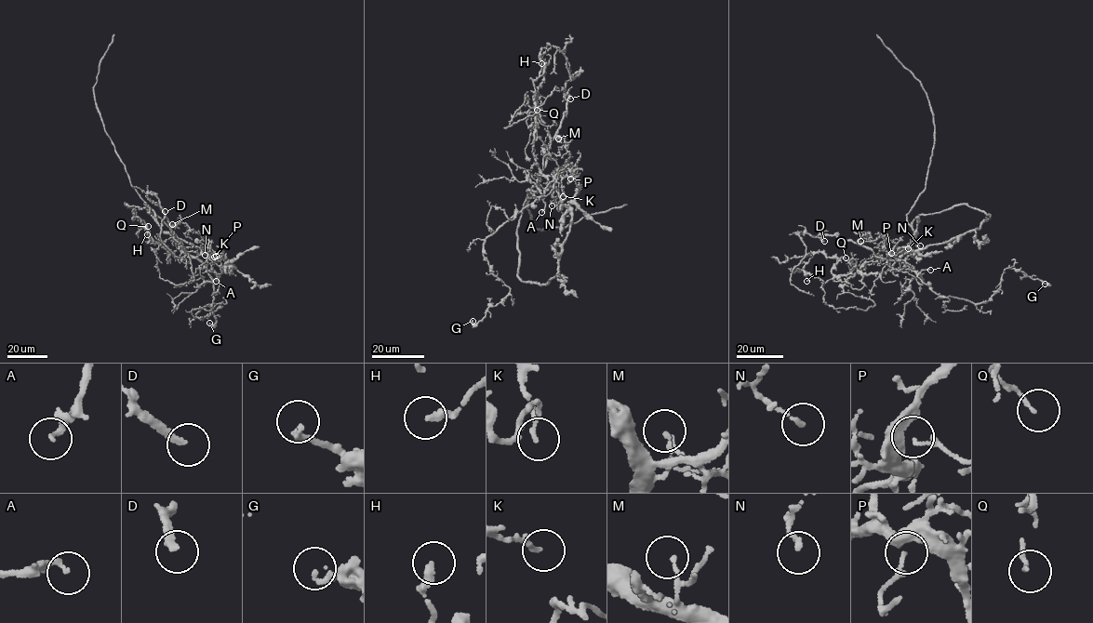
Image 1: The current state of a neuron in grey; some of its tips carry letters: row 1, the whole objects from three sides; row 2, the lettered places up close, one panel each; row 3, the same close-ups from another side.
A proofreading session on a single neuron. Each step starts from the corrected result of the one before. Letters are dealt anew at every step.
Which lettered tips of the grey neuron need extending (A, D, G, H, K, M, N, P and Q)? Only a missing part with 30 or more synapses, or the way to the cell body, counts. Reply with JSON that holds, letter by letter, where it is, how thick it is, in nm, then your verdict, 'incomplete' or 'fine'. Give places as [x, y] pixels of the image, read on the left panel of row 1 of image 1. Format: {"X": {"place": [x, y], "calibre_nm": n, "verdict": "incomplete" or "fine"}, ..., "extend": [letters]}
{"A": {"place": [216, 281], "calibre_nm": 140, "verdict": "incomplete"}, "D": {"place": [165, 211], "calibre_nm": 200, "verdict": "fine"}, "G": {"place": [209, 323], "calibre_nm": 240, "verdict": "fine"}, "H": {"place": [147, 234], "calibre_nm": 280, "verdict": "fine"}, "K": {"place": [214, 257], "calibre_nm": 150, "verdict": "fine"}, "M": {"place": [172, 224], "calibre_nm": 70, "verdict": "fine"}, "N": {"place": [205, 255], "calibre_nm": 130, "verdict": "fine"}, "P": {"place": [216, 256], "calibre_nm": 120, "verdict": "fine"}, "Q": {"place": [148, 226], "calibre_nm": 120, "verdict": "fine"}, "extend": ["A"]}

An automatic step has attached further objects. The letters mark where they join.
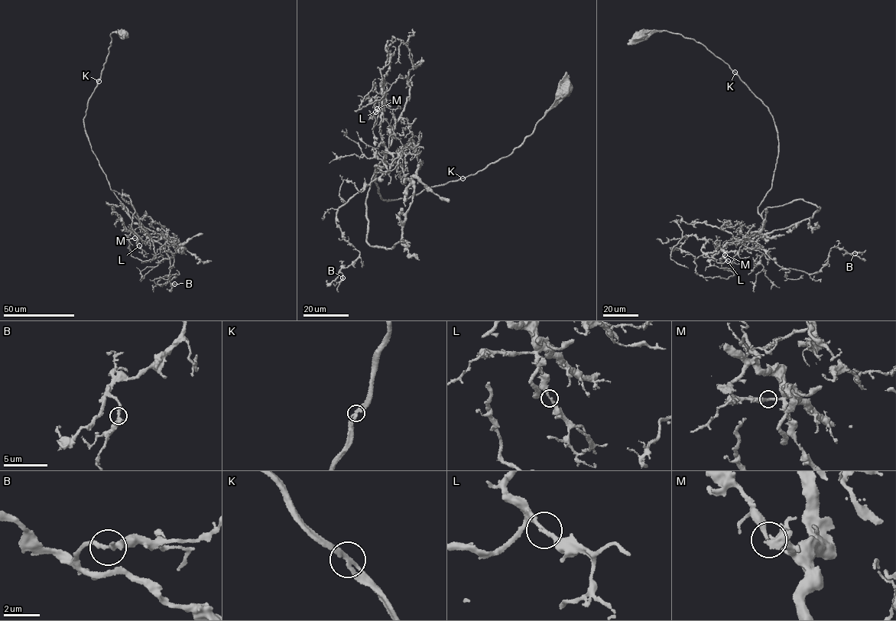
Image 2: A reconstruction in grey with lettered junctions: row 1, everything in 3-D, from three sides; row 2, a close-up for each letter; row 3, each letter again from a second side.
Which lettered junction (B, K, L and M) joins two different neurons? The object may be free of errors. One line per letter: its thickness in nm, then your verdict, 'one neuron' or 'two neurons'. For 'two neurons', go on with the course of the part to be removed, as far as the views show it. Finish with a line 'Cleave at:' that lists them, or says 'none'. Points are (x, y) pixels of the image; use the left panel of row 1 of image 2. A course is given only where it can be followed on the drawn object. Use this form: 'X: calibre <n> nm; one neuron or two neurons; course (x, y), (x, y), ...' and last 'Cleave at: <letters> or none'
B: calibre 340 nm; one neuron
K: calibre 260 nm; one neuron
L: calibre 200 nm; one neuron
M: calibre 240 nm; one neuron
Cleave at: none

